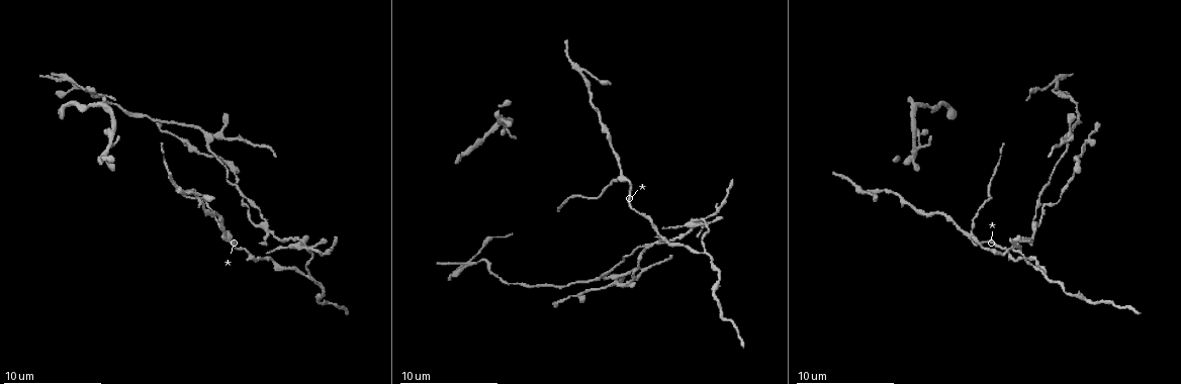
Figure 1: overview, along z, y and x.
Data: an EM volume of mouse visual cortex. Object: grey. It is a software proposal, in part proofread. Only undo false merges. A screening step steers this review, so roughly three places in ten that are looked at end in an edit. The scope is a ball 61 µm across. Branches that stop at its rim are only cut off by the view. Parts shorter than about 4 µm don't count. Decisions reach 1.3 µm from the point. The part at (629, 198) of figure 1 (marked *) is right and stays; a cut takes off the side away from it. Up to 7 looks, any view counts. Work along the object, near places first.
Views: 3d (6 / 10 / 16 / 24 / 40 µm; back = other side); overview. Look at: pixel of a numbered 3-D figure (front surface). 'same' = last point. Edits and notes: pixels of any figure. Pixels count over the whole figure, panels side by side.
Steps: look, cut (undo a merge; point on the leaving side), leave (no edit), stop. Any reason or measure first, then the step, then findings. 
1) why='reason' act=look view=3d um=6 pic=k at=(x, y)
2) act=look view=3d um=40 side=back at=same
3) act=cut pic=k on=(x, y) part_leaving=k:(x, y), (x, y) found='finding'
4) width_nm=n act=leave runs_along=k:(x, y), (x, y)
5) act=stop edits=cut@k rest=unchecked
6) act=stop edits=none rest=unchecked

why='looks like a crossing' act=look view=3d um=10 pic=1 at=(706, 217)

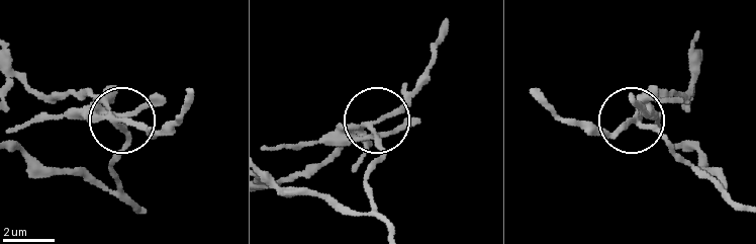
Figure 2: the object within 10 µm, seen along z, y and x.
width_nm=190 act=cut pic=2 on=(143, 122) part_leaving=2:(111, 116), (163, 130), (182, 114), (191, 93) found='two neurons meet here'

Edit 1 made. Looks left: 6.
why='two arms in line, one across' act=look view=3d um=10 pic=1 at=(704, 253)

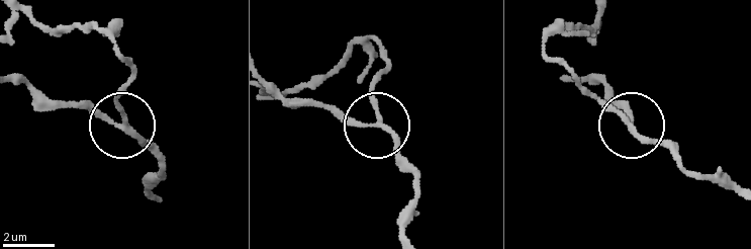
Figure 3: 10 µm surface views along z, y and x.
width_nm=180 act=leave runs_along=3:(16, 83), (127, 123), (164, 165) found='continuous, no second neuron'

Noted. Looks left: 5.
why='a fork' act=look view=3d um=16 pic=1 at=(970, 234)

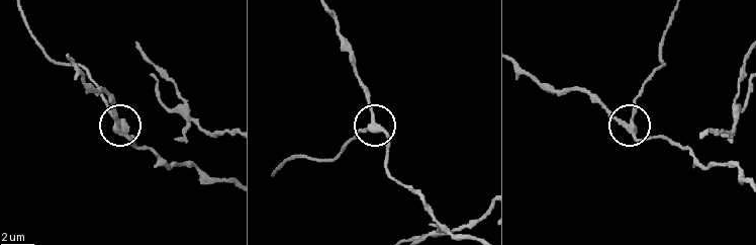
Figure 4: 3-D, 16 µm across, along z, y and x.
act=look view=3d um=6 pic=4 at=(629, 126)

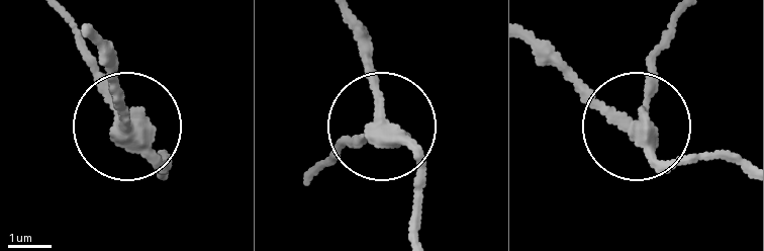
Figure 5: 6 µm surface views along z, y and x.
arms=3 act=leave runs_along=5:(416, 217), (416, 166), (388, 126), (333, 151) found='continuous, no second neuron'

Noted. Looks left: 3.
act=stop edits=cut@2 rest=unchecked

